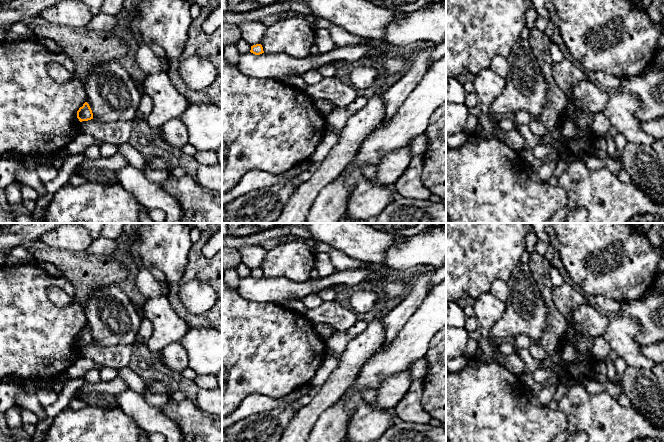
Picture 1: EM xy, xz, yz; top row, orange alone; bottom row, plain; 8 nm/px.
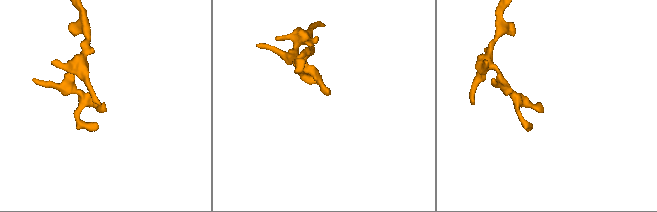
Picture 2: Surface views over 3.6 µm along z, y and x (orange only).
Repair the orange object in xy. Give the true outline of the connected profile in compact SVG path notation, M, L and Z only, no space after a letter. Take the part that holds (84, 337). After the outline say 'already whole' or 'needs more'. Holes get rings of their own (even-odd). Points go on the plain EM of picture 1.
M85 326L77 335L77 342L80 346L93 343L92 334L87 326Z; already whole

